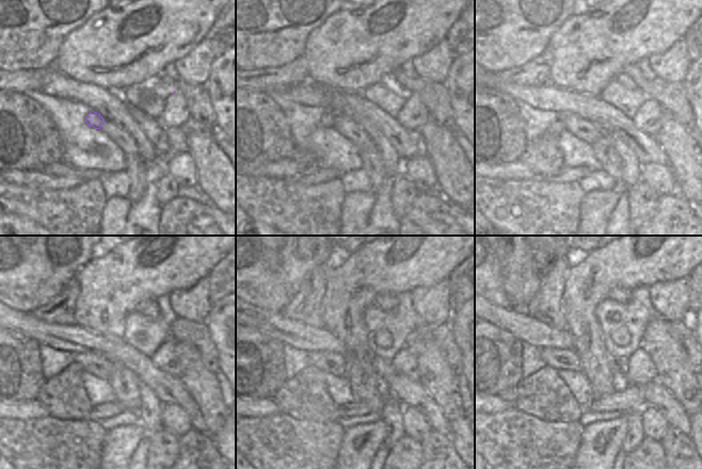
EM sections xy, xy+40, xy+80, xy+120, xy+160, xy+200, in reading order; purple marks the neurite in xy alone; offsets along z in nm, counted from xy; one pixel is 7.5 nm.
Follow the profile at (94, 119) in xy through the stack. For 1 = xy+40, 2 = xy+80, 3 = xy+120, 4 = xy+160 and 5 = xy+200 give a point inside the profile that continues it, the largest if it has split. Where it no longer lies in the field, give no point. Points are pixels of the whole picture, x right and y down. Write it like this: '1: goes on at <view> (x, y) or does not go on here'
1: goes on at xy+40 (328, 119)
2: goes on at xy+80 (542, 156)
3: goes on at xy+120 (64, 397)
4: goes on at xy+160 (304, 395)
5: goes on at xy+200 (543, 395)

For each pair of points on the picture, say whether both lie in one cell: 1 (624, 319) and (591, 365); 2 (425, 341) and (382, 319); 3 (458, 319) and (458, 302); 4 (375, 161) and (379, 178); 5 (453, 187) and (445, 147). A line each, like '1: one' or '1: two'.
1: two
2: two
3: two
4: one
5: one

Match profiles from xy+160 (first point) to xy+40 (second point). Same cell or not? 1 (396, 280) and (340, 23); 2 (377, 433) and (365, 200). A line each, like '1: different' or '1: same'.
1: same
2: same

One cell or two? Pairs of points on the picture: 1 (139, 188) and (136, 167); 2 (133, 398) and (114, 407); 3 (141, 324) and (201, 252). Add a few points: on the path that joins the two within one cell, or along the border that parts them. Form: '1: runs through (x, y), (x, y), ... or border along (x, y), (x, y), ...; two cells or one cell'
1: runs through (137, 182), (136, 173); one cell
2: border along (117, 401), (126, 409); two cells
3: border along (168, 294), (161, 294), (156, 300); two cells

